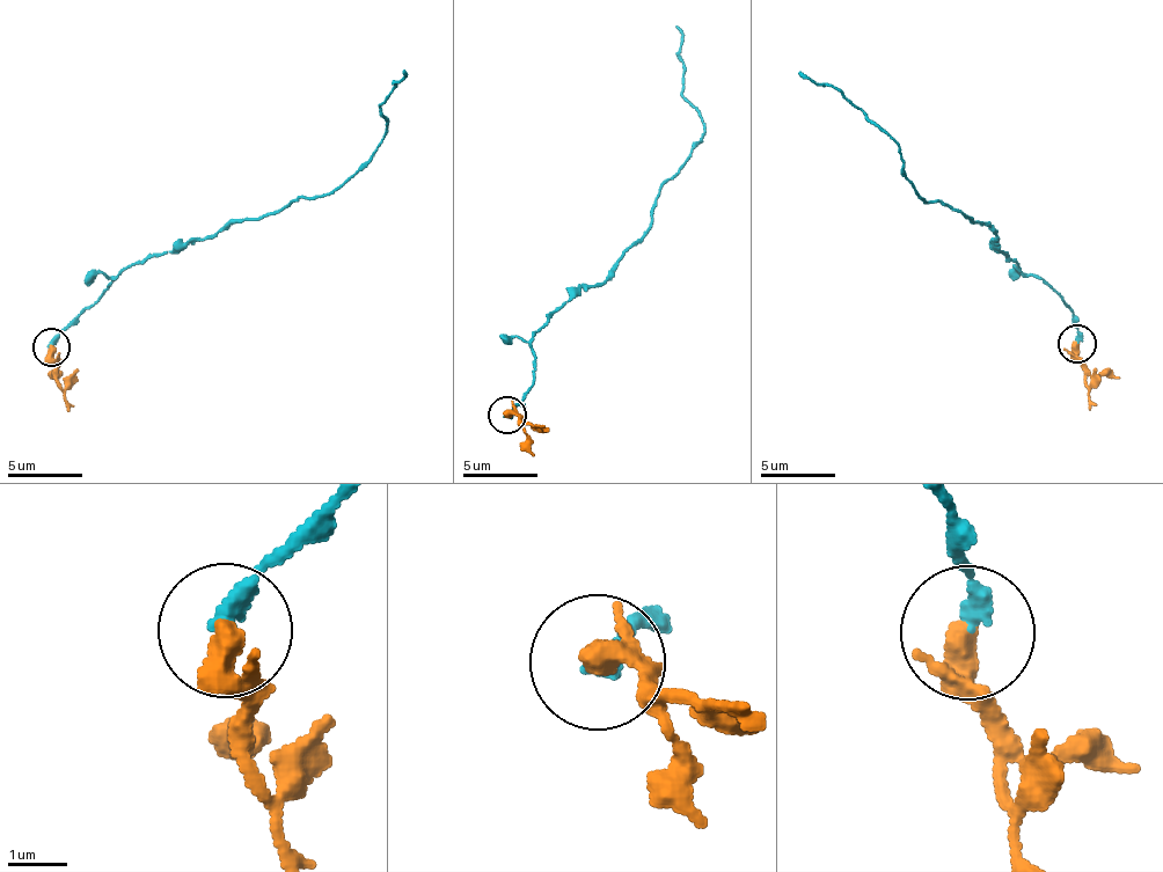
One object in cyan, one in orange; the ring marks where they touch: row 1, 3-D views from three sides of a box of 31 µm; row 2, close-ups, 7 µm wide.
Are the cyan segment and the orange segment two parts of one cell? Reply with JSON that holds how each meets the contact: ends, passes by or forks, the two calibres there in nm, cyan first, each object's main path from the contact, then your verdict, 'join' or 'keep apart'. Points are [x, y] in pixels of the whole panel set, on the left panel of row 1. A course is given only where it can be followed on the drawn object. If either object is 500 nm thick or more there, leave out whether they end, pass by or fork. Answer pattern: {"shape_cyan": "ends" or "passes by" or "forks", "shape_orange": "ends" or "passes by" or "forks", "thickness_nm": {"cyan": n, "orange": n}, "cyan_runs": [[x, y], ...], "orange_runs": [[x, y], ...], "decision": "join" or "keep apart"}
{"shape_cyan": "ends", "shape_orange": "passes by", "thickness_nm": {"cyan": 300, "orange": 320}, "cyan_runs": [[52, 347], [127, 266], [285, 203], [322, 198], [359, 169], [385, 137], [380, 105], [402, 72]], "orange_runs": [[52, 347], [58, 389], [74, 407]], "decision": "keep apart"}

